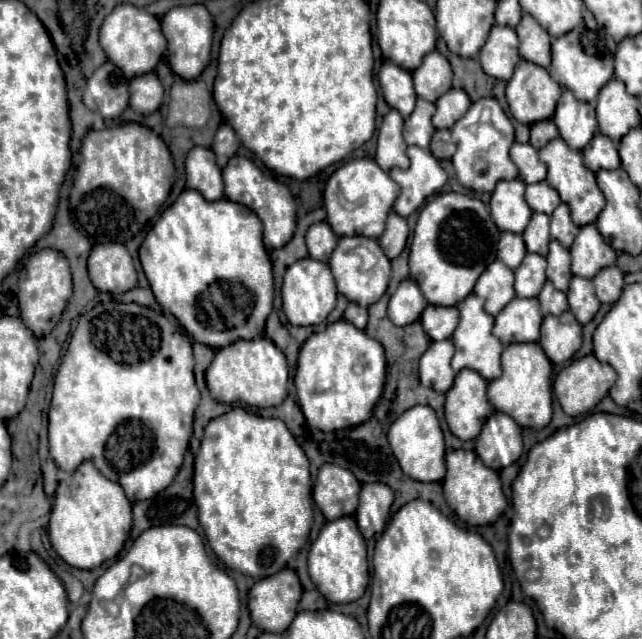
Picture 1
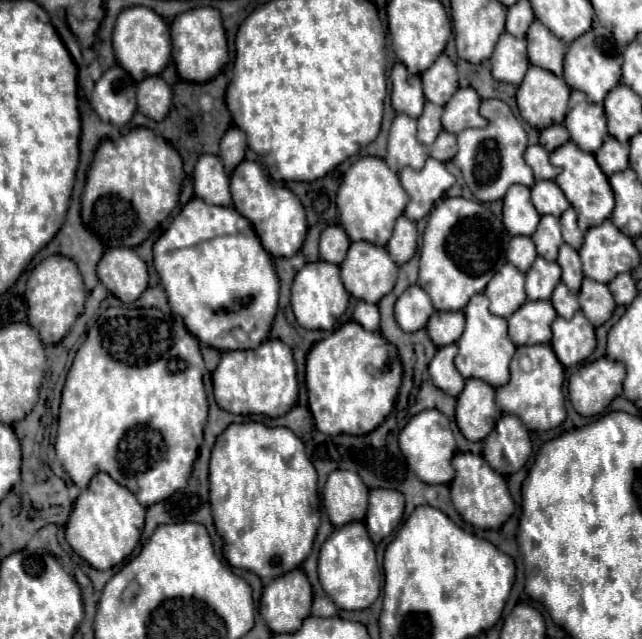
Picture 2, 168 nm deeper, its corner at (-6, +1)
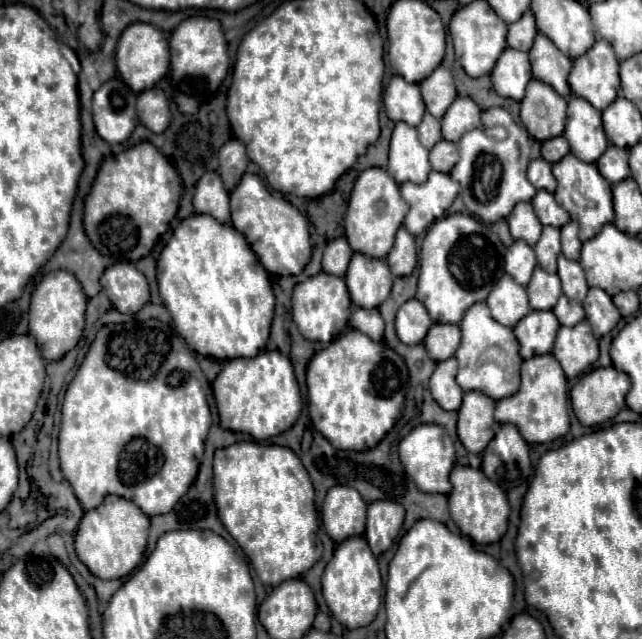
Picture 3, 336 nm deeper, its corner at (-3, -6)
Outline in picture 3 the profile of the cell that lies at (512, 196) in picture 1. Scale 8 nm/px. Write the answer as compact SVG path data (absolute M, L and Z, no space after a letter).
M519 202L513 208L513 214L507 218L509 228L511 228L511 236L515 240L525 240L529 246L535 246L537 238L541 236L541 222L537 222L537 216L533 212L531 202Z

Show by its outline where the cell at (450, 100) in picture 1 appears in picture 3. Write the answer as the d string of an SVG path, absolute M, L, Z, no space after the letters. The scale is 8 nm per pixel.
M455 98L453 106L445 112L441 120L443 138L449 142L459 142L459 138L481 124L481 108L471 98Z

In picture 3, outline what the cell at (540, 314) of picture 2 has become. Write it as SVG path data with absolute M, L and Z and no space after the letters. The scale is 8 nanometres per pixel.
M541 310L529 312L513 328L521 344L521 356L529 360L537 354L549 354L553 348L557 330L559 330L559 322L551 310L549 312L541 312Z

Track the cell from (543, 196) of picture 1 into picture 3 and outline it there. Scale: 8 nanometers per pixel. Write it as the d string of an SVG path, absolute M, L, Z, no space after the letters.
M539 190L531 204L533 204L535 214L537 214L537 218L541 220L543 226L561 228L563 224L569 222L569 214L555 202L553 194L547 192L547 190Z

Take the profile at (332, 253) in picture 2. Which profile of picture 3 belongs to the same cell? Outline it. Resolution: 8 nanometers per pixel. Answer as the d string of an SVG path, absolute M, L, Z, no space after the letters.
M337 238L329 242L323 252L323 272L333 276L345 276L351 256L353 256L353 250L347 238Z

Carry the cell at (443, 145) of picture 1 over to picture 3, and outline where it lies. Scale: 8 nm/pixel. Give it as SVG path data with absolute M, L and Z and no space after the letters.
M447 140L437 142L437 146L433 146L433 150L429 154L429 162L431 162L433 170L437 170L437 172L449 172L455 166L457 158L459 158L457 144L447 142Z

